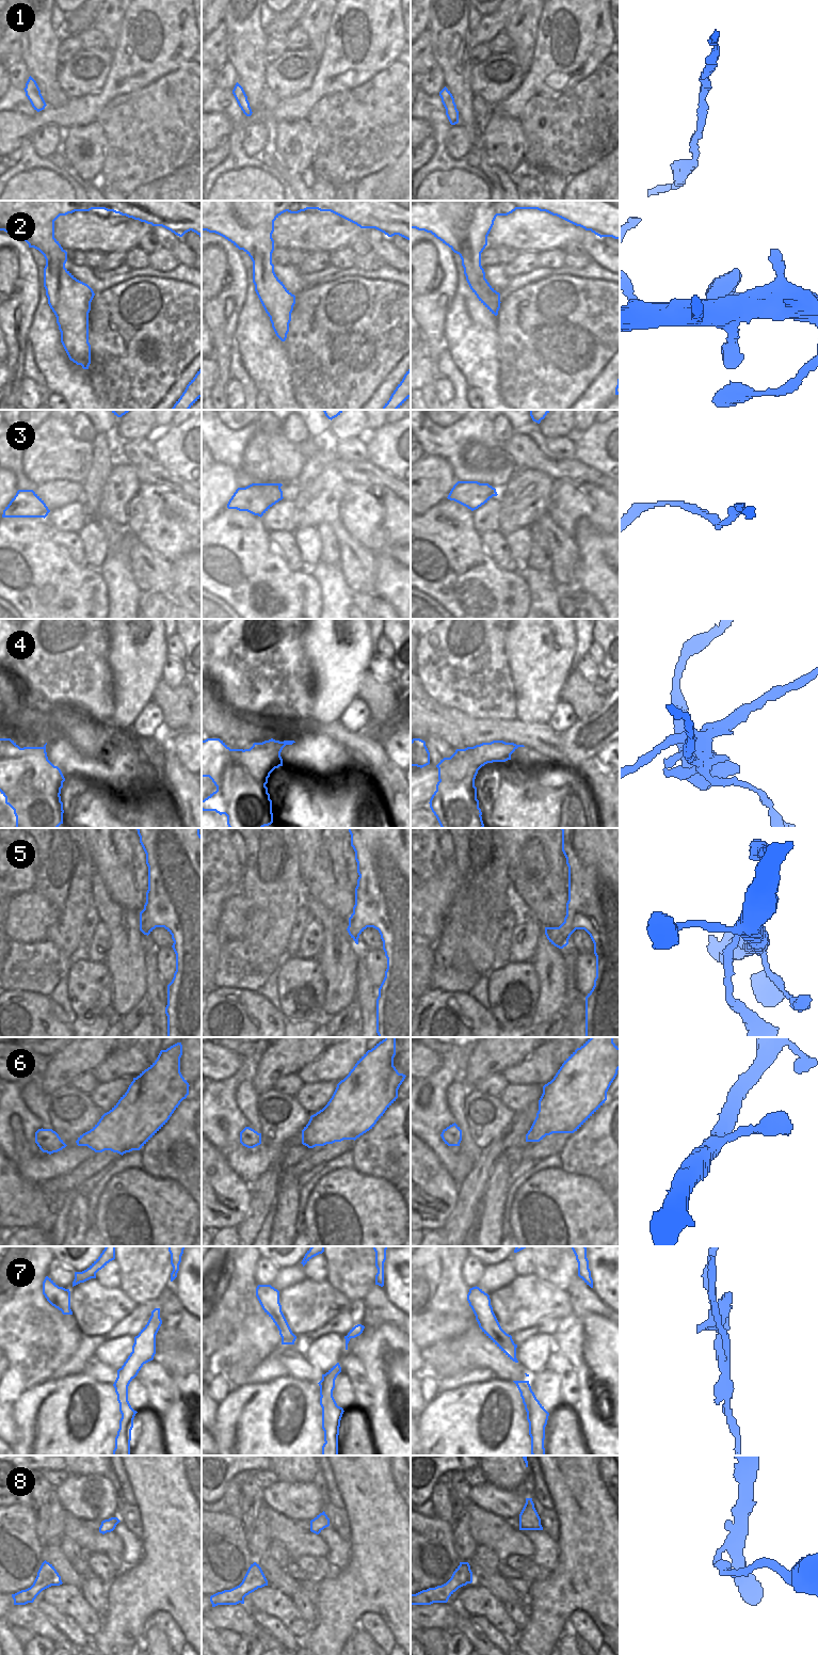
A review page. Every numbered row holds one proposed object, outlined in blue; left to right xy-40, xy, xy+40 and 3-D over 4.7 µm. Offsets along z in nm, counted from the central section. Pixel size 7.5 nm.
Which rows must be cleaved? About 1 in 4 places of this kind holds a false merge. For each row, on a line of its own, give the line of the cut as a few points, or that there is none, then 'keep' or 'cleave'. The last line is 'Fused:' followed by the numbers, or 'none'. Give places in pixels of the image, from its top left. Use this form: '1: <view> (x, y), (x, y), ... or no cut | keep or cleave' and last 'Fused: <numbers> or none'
1: no cut | keep
2: no cut | keep
3: no cut | keep
4: xy (233, 752), (246, 770), (251, 769), (257, 775), (269, 775) | cleave
5: no cut | keep
6: no cut | keep
7: xy+40 (531, 1389), (531, 1398), (540, 1413), (540, 1437), (543, 1441) | cleave
8: no cut | keep
Fused: 4, 7

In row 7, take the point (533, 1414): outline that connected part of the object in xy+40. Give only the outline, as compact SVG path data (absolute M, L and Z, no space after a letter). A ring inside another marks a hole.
M513 1381L523 1399L529 1422L529 1435L531 1437L531 1454L545 1455L544 1441L540 1437L540 1416L536 1401L531 1399L531 1386L529 1381Z

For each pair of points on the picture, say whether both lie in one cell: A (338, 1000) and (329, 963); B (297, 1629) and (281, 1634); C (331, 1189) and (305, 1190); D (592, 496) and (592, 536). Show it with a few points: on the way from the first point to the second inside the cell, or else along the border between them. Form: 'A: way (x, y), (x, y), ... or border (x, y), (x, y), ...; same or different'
A: way (339, 990), (338, 972); same
B: border (271, 1616), (274, 1616), (301, 1641); different
C: border (329, 1172), (310, 1192), (303, 1213); different
D: border (608, 532), (580, 518), (572, 536); different

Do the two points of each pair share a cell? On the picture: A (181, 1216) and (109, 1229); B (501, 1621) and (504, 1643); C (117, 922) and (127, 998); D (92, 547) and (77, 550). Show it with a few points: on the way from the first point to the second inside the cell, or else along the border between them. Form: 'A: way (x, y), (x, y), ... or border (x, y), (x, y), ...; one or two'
A: way (157, 1216), (128, 1192), (116, 1195), (116, 1205); one
B: border (484, 1618), (512, 1639); two
C: way (126, 941), (127, 979); one
D: border (77, 532), (83, 546), (86, 566); two

